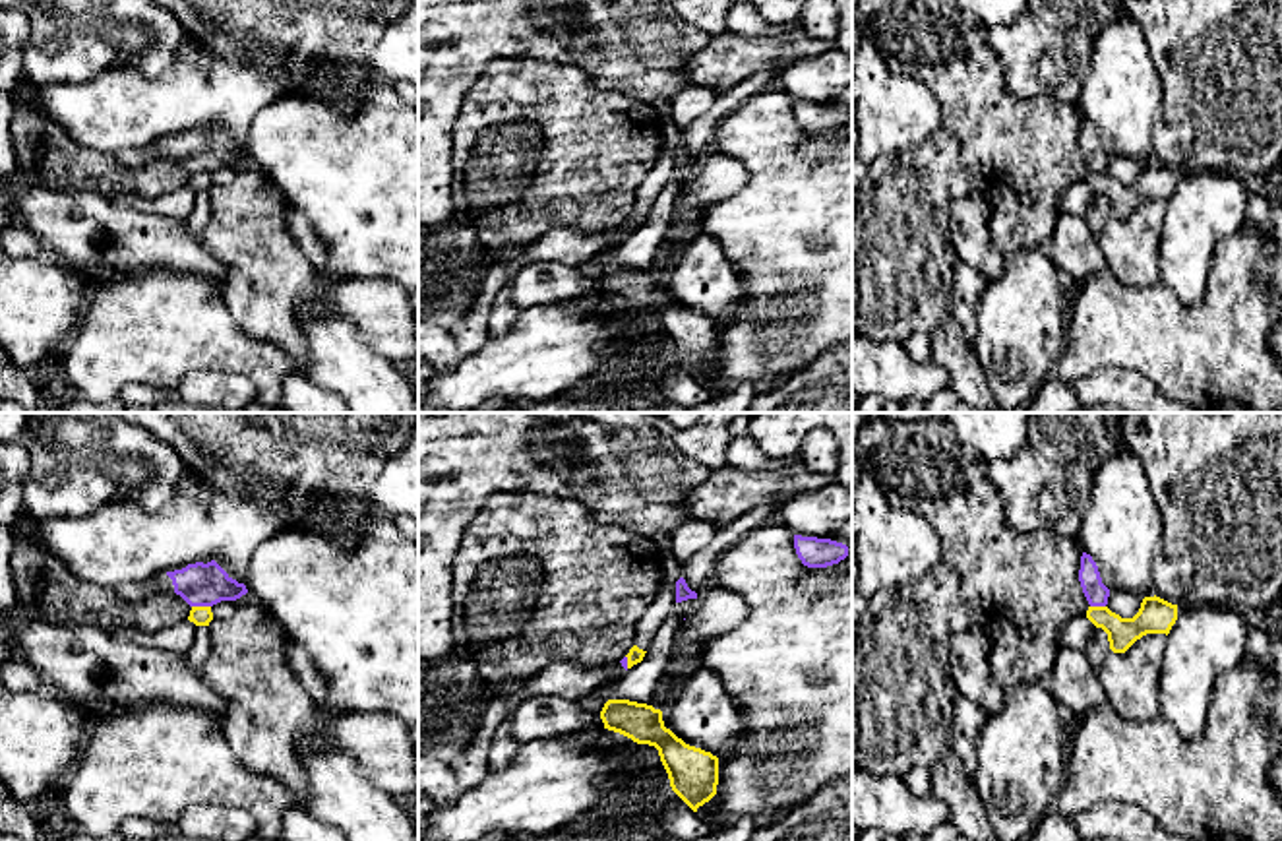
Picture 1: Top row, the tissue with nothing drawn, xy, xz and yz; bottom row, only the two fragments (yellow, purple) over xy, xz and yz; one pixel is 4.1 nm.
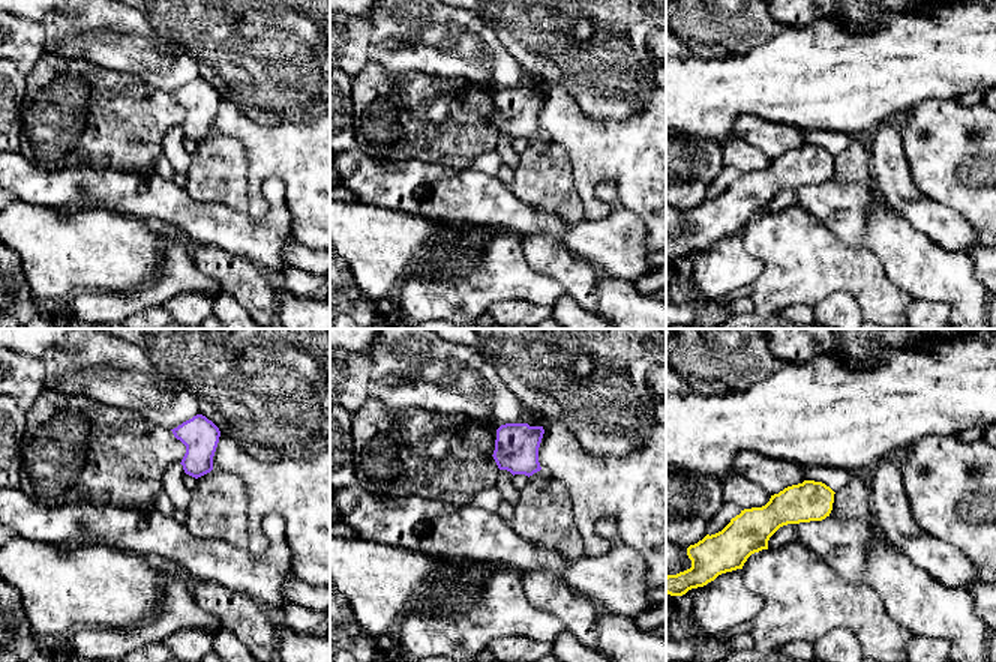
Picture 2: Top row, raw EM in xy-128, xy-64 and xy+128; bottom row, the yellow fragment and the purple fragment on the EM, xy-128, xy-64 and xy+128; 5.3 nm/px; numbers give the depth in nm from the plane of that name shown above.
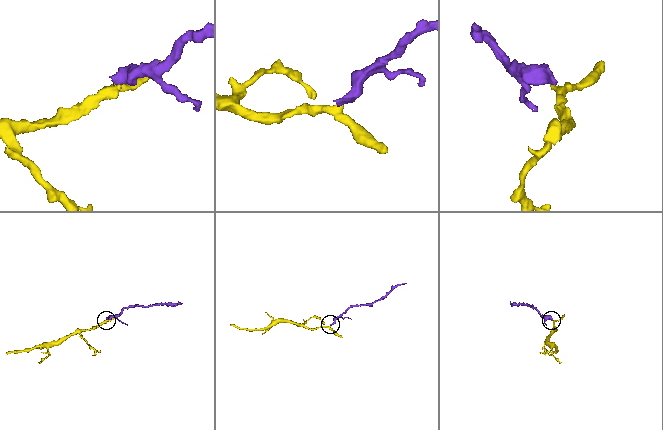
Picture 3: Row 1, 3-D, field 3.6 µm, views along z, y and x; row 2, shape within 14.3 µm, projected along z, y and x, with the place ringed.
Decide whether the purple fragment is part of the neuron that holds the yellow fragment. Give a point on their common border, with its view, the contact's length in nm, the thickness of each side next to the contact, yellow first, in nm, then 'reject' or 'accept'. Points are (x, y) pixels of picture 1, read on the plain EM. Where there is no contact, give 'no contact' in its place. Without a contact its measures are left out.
meets yellow in xy at (202, 173); contact 80 nm long; 80 nm thick on the yellow side, 180 nm on the other; reject

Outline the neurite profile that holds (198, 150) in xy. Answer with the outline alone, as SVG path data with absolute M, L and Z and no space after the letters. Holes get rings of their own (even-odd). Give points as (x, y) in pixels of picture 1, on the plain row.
M215 126L188 130L182 136L159 138L147 151L130 147L114 153L122 167L137 169L147 155L176 159L190 172L213 172L236 167L248 159L244 149L232 145Z

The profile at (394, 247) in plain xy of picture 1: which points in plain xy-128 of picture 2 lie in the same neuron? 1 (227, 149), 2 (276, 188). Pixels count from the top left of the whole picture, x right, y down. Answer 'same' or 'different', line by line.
1: different
2: different

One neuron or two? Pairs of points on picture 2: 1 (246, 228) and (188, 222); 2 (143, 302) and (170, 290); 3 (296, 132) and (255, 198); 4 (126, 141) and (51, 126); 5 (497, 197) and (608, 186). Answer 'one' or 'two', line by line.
1: one
2: one
3: one
4: one
5: one

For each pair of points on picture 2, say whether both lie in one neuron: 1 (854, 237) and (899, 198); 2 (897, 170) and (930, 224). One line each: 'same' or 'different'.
1: different
2: same

